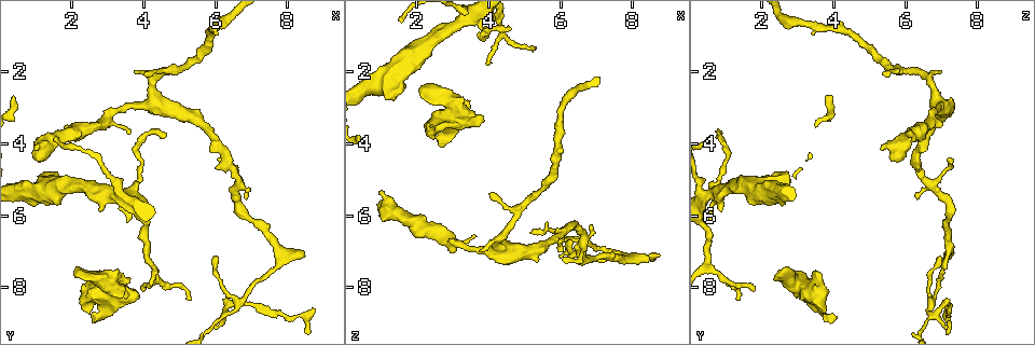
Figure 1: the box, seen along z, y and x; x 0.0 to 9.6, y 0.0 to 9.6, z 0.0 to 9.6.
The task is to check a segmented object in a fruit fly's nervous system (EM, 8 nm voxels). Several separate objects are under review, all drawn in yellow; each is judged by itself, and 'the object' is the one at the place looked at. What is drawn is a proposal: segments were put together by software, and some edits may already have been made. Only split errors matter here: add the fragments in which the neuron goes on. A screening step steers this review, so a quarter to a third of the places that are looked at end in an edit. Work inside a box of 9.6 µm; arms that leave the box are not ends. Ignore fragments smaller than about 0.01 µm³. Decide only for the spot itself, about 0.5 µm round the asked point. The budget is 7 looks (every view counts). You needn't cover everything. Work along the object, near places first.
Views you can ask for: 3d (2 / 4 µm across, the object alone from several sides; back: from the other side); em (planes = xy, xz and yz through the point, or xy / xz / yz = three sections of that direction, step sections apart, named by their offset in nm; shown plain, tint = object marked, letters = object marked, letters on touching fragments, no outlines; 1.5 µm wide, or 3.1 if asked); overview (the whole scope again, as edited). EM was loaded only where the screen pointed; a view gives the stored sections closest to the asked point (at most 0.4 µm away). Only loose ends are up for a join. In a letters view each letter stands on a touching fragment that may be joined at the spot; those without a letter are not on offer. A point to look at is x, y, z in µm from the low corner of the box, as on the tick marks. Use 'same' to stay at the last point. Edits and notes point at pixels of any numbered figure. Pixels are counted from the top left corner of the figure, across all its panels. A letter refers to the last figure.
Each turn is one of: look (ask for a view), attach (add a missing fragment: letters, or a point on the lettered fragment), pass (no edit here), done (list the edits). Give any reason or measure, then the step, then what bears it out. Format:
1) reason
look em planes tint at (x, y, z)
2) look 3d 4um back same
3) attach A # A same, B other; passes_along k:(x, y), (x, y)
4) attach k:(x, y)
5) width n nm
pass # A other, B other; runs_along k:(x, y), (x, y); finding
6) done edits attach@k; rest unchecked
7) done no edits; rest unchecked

an open end
look em xz step 4 tint at (4.60, 3.75, 0.80)

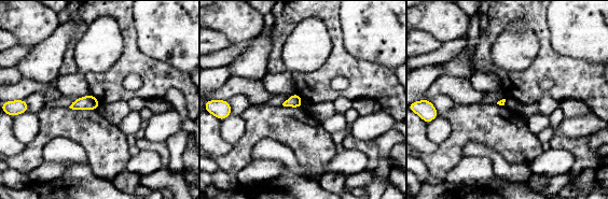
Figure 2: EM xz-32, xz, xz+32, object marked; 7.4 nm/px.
look em yz step 8 letters same

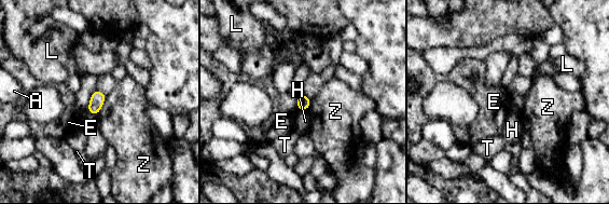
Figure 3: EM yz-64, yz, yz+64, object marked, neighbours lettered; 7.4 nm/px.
pass # A other, E other, H other, L other, T other, Z other; border 3:(298, 97), (296, 110); none of them fits

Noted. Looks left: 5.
thick end
look em xz step 4 letters at (2.05, 7.65, 2.55)

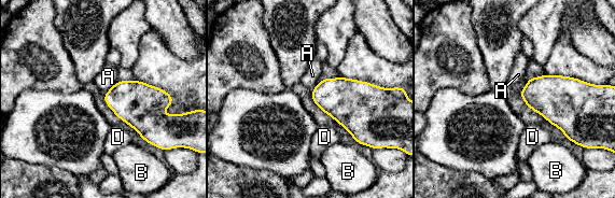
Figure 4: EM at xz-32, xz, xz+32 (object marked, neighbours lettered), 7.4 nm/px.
look em planes letters same

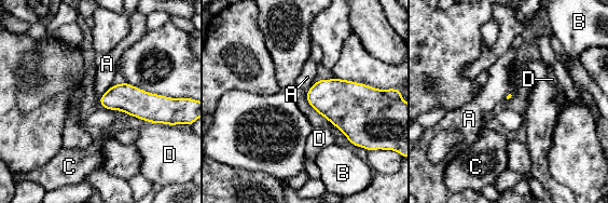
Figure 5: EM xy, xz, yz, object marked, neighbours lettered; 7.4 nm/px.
pass # A other, B other, C other, D other; no lettered fragment goes on from it

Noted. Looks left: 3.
an open end
look em planes letters at (3.90, 8.10, 1.80)

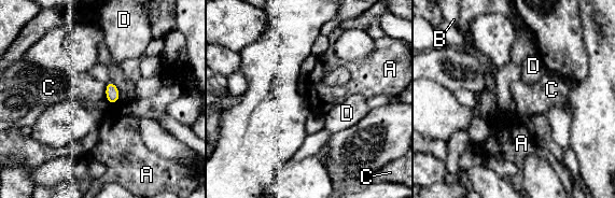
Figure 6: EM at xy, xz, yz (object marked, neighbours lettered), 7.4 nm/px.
longest_contact D 180 nm
pass # A other, B other, C other, D other; border 6:(106, 83), (106, 98), (108, 100); none of them fits

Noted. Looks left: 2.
done no edits; rest unchecked

